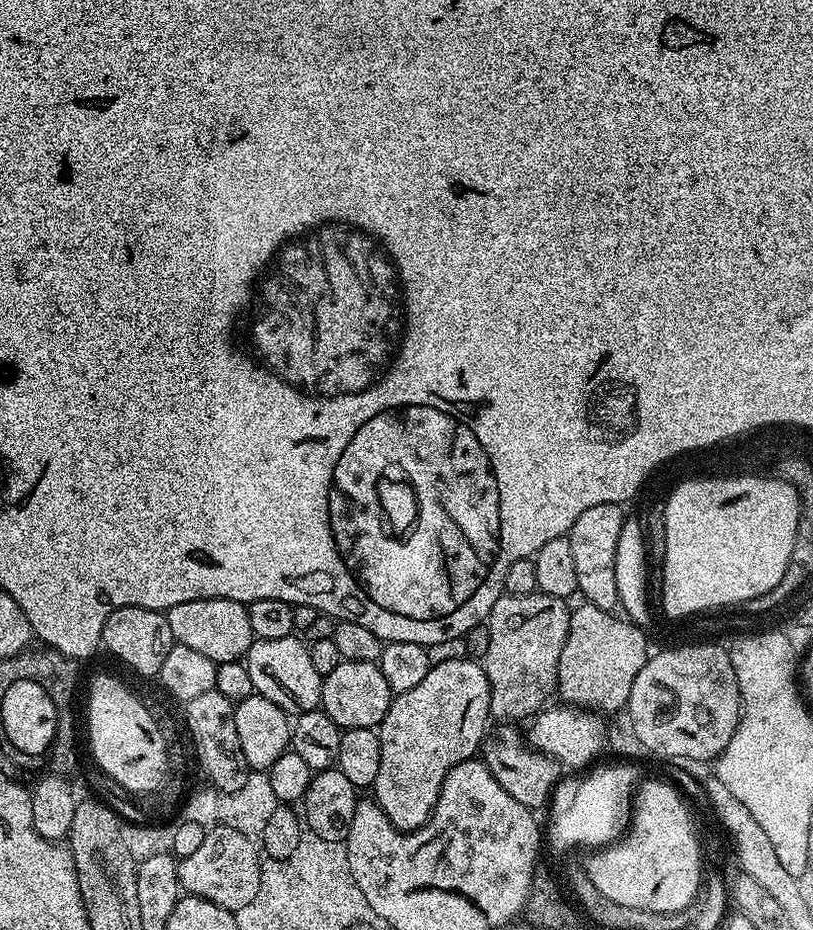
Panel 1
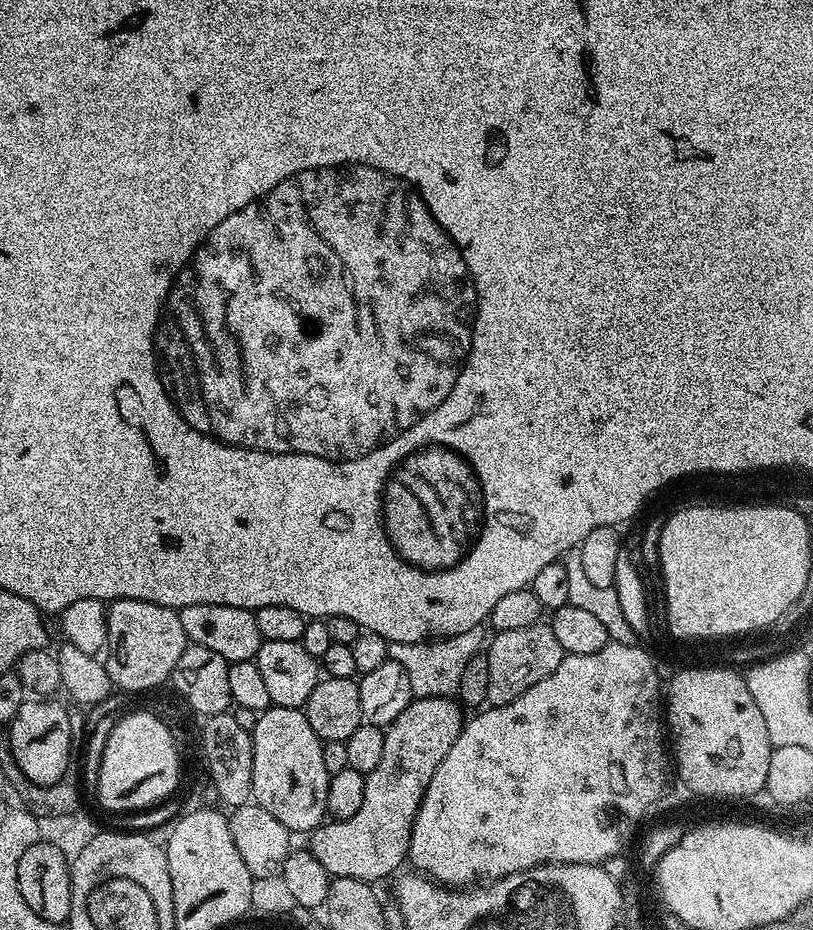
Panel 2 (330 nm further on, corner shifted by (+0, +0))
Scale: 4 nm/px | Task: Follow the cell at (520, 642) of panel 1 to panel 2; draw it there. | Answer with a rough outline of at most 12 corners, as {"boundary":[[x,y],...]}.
{"boundary":[[551,623],[495,633],[488,704],[501,708],[566,654]]}

